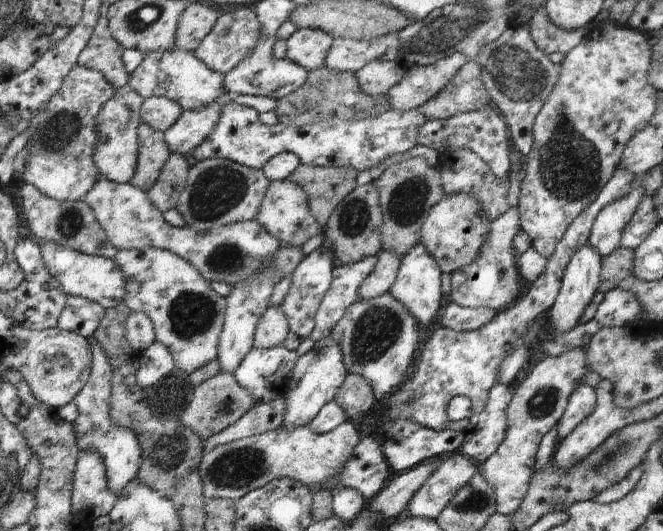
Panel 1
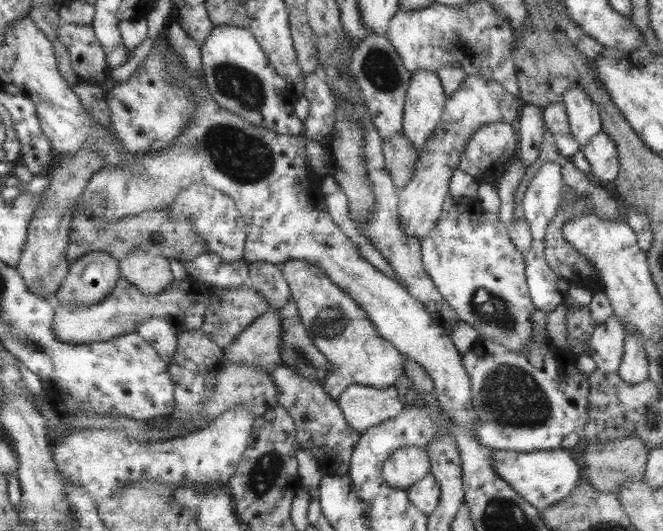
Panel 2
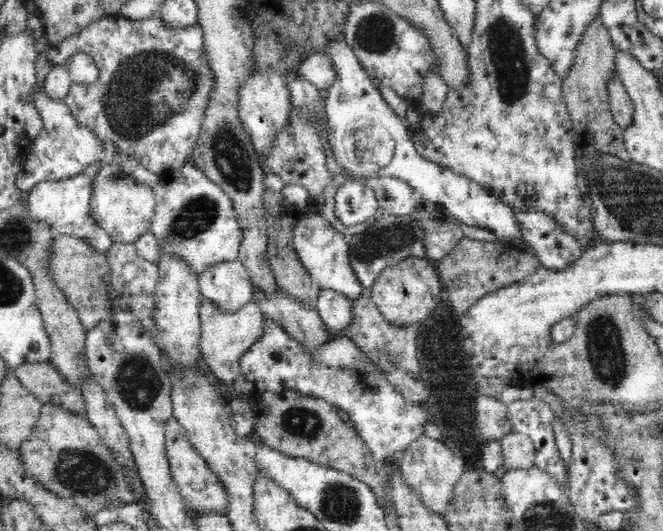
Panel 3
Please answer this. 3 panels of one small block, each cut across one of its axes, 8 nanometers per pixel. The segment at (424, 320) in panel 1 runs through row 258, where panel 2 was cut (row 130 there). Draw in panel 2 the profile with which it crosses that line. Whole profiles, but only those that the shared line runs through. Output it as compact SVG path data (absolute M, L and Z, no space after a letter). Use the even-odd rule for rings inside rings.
M425 70L411 72L402 108L401 130L417 153L436 129L442 108L444 92L436 73Z

